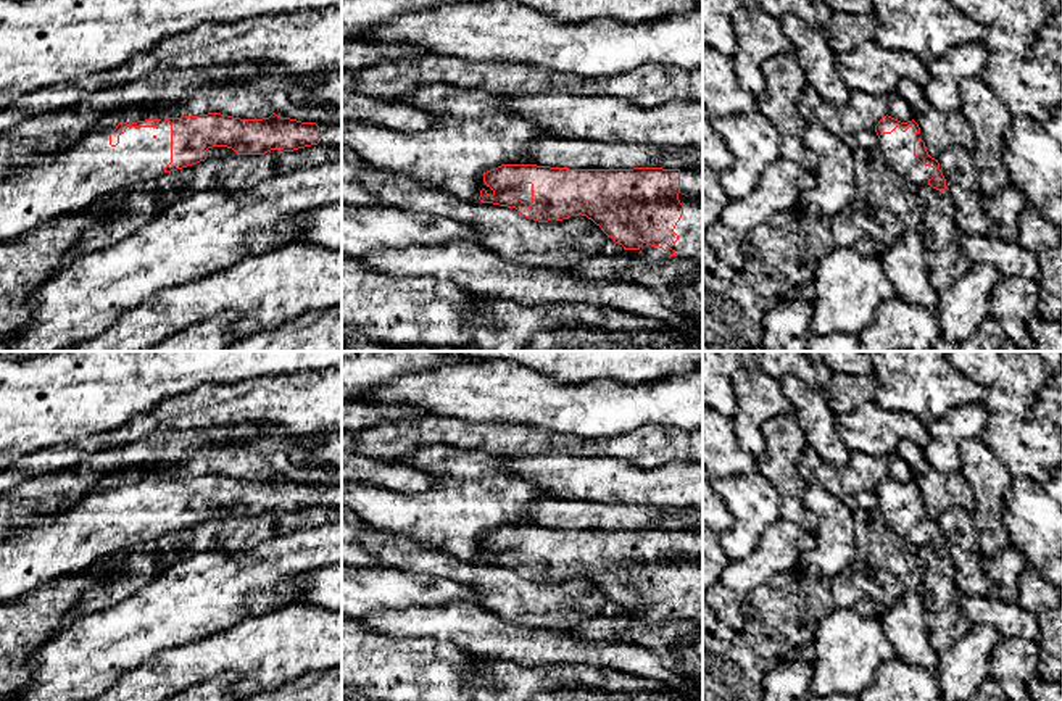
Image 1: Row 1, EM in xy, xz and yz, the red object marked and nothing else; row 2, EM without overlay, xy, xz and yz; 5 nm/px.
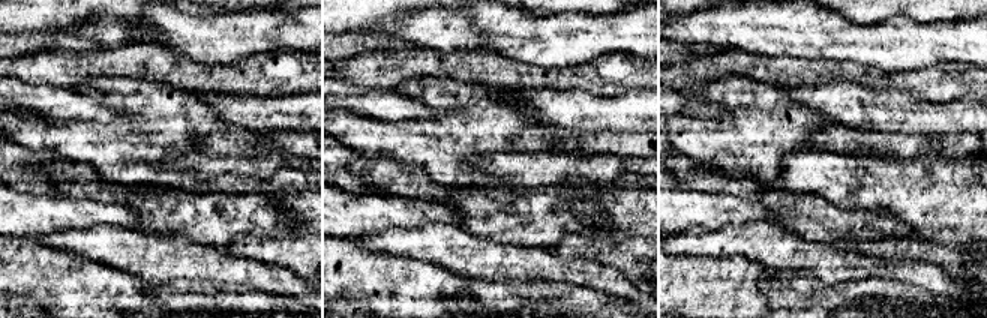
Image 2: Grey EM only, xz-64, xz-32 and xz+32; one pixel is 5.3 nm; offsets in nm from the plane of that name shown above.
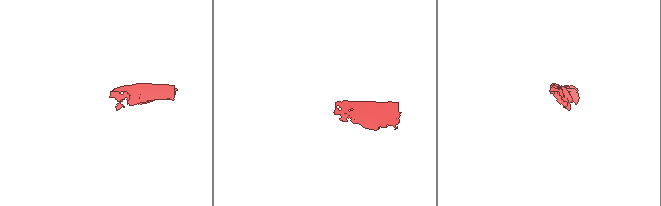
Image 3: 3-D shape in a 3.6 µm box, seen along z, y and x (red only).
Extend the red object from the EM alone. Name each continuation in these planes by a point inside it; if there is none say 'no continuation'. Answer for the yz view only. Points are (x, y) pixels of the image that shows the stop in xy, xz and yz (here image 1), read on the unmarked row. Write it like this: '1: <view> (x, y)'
1: yz (898, 508)

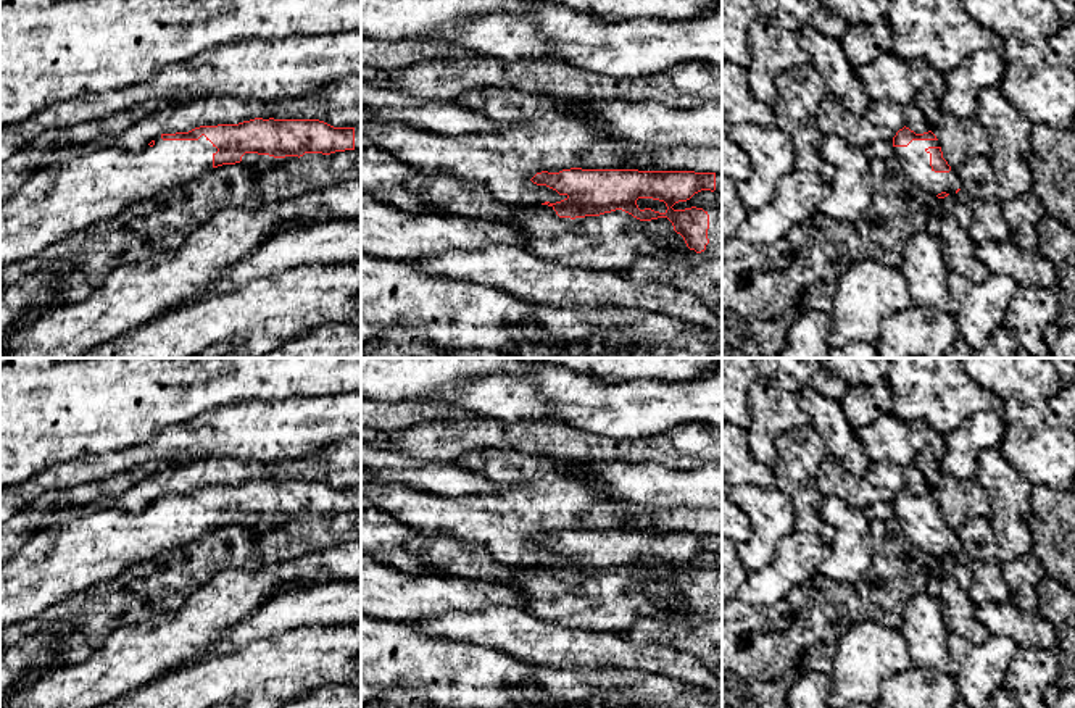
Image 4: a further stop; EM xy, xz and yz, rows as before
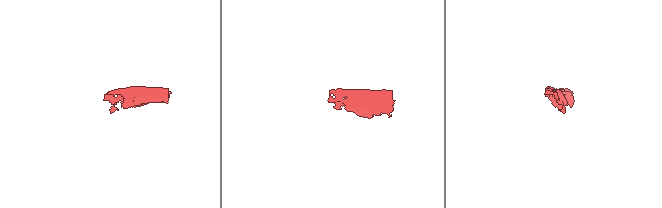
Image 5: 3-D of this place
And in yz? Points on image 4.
1: yz (916, 523)

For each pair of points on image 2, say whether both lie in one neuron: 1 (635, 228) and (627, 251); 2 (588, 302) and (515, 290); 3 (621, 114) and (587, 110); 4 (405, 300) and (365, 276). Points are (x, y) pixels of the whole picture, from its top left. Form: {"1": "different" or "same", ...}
{"1": "different", "2": "same", "3": "same", "4": "same"}

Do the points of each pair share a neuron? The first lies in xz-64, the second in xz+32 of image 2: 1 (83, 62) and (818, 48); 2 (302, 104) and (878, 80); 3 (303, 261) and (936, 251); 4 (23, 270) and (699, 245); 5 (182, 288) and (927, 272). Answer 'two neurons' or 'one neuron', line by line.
1: two neurons
2: two neurons
3: one neuron
4: two neurons
5: two neurons

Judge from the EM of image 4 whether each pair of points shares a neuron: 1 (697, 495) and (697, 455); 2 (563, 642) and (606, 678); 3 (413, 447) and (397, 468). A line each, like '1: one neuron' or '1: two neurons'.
1: two neurons
2: two neurons
3: two neurons

